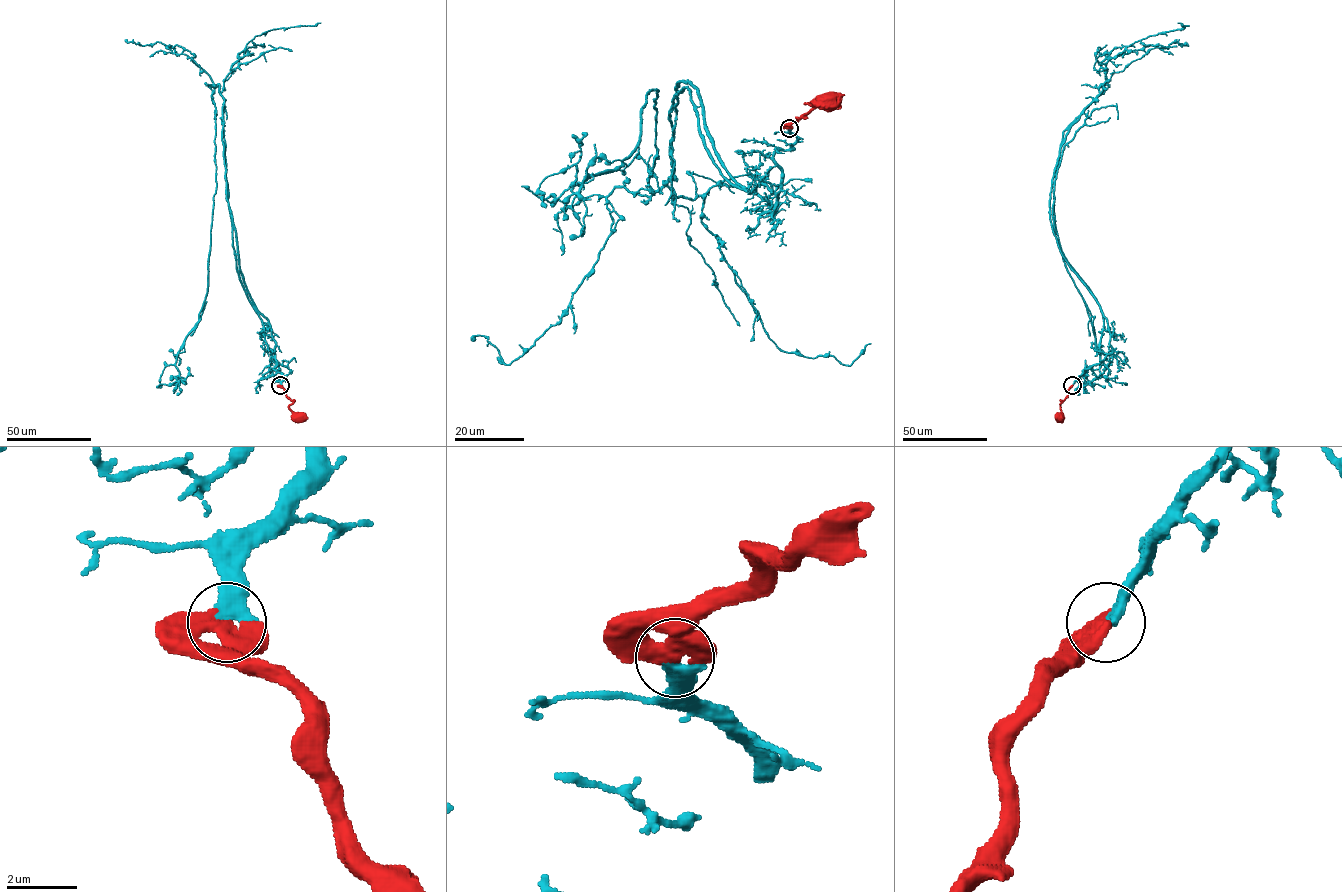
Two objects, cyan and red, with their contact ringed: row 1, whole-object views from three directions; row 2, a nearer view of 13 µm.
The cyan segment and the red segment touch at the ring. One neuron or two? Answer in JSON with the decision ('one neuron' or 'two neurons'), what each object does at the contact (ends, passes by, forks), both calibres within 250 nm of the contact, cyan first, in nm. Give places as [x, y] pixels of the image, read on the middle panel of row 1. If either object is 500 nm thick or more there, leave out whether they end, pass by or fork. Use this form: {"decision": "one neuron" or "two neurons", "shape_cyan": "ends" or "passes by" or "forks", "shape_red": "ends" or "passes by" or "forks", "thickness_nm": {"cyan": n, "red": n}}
{"decision": "one neuron", "thickness_nm": {"cyan": 400, "red": 600}}

